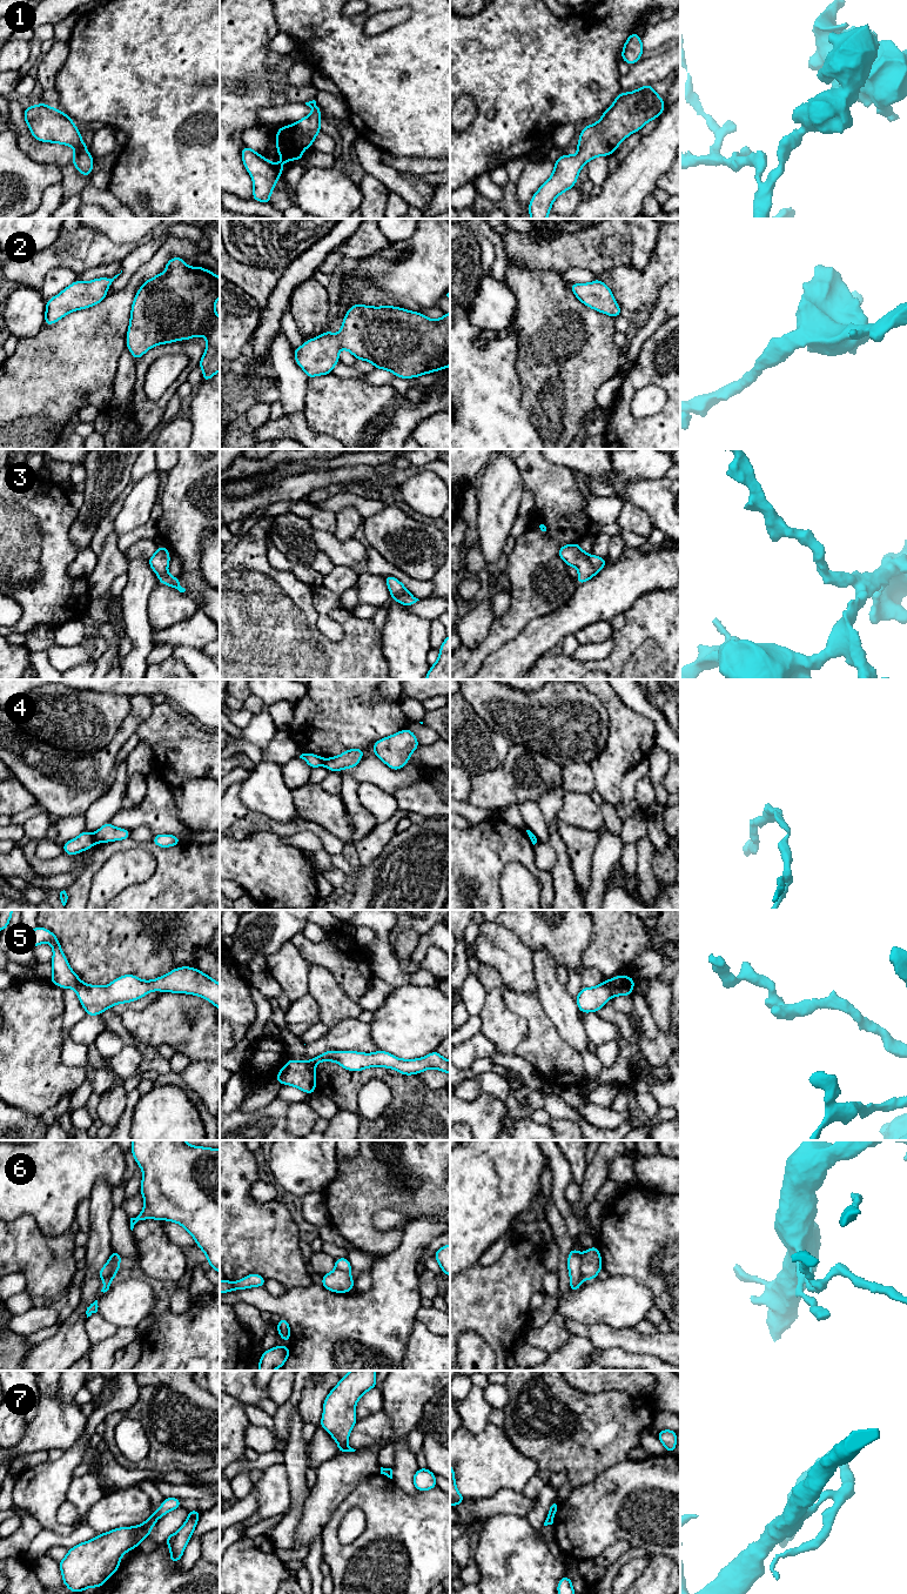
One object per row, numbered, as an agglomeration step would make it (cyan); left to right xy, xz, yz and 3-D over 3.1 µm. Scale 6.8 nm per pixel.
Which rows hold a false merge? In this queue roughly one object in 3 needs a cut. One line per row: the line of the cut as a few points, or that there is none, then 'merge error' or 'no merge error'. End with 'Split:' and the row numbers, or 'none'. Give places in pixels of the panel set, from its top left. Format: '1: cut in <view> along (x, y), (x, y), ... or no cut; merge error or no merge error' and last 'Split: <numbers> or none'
1: no cut; no merge error
2: no cut; no merge error
3: no cut; no merge error
4: cut in xy along (92, 835), (95, 841); merge error
5: cut in yz along (603, 982), (611, 996); merge error
6: cut in yz along (580, 1254), (580, 1274), (583, 1277); merge error
7: cut in xy along (152, 1514), (156, 1519); merge error
Split: 4, 5, 6, 7

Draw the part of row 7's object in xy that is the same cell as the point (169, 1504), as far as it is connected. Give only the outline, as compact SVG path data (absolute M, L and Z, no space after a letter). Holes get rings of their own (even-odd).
M164 1498L162 1505L157 1511L153 1509L153 1516L156 1519L162 1518L168 1512L181 1507L180 1498Z

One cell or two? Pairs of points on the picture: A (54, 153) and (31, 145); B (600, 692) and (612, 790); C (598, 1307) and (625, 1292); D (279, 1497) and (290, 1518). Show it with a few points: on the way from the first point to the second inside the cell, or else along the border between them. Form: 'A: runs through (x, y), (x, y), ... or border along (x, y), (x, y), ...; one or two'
A: runs through (48, 153), (37, 151); one
B: runs through (618, 717), (618, 757), (612, 765); one
C: runs through (605, 1301), (616, 1301), (618, 1299); one
D: border along (289, 1484), (289, 1509), (284, 1514); two

